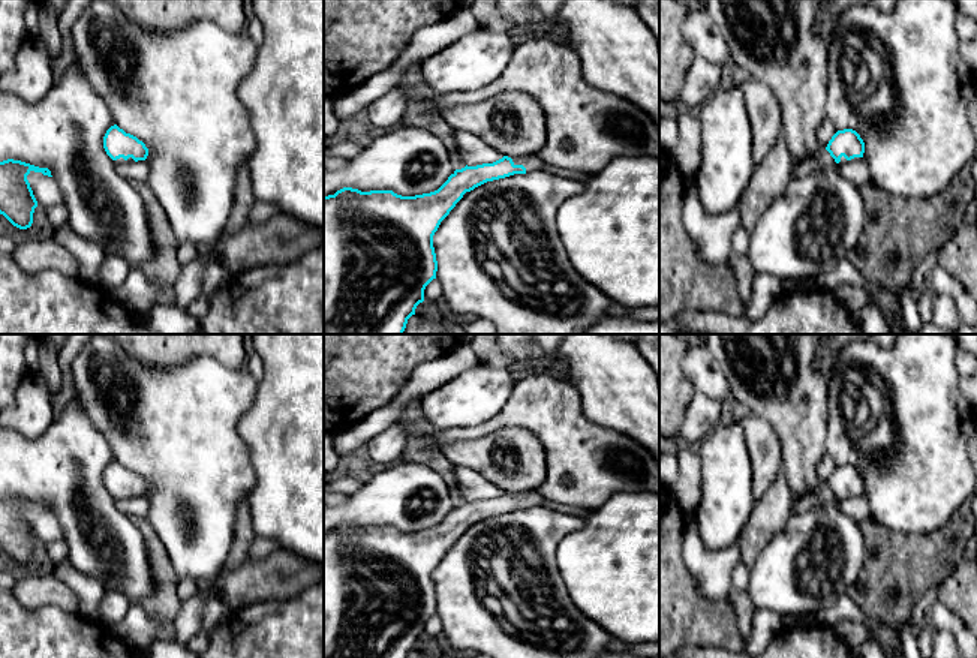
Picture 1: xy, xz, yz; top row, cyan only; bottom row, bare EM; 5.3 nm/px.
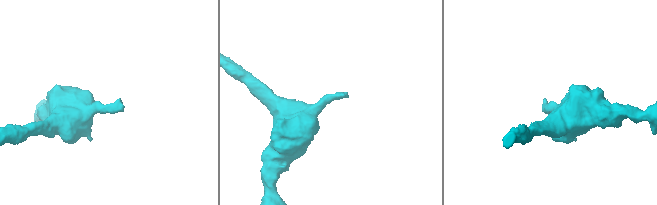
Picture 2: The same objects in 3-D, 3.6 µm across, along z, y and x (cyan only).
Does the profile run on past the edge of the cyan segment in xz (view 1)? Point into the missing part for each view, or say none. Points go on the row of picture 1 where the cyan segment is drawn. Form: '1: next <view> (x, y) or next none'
1: next xz (532, 162)

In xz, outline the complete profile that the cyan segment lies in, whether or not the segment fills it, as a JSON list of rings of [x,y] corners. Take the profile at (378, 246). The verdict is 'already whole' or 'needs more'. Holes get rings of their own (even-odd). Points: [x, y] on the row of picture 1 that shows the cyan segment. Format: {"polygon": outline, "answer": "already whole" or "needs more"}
{"polygon": [[[538,154],[503,156],[493,163],[456,169],[435,192],[402,196],[393,190],[361,192],[343,187],[324,196],[324,334],[403,334],[408,319],[424,301],[426,286],[436,279],[433,235],[456,204],[475,187],[514,174],[544,169]]], "answer": "needs more"}

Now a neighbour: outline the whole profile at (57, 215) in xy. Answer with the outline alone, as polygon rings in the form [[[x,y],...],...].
[[[57,204],[46,208],[46,216],[52,228],[67,225],[69,220],[69,211],[64,204]]]

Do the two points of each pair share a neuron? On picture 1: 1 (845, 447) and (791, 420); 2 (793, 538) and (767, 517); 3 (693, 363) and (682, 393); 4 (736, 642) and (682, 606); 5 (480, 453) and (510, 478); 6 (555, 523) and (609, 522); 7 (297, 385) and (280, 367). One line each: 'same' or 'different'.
1: different
2: different
3: different
4: same
5: same
6: different
7: same

